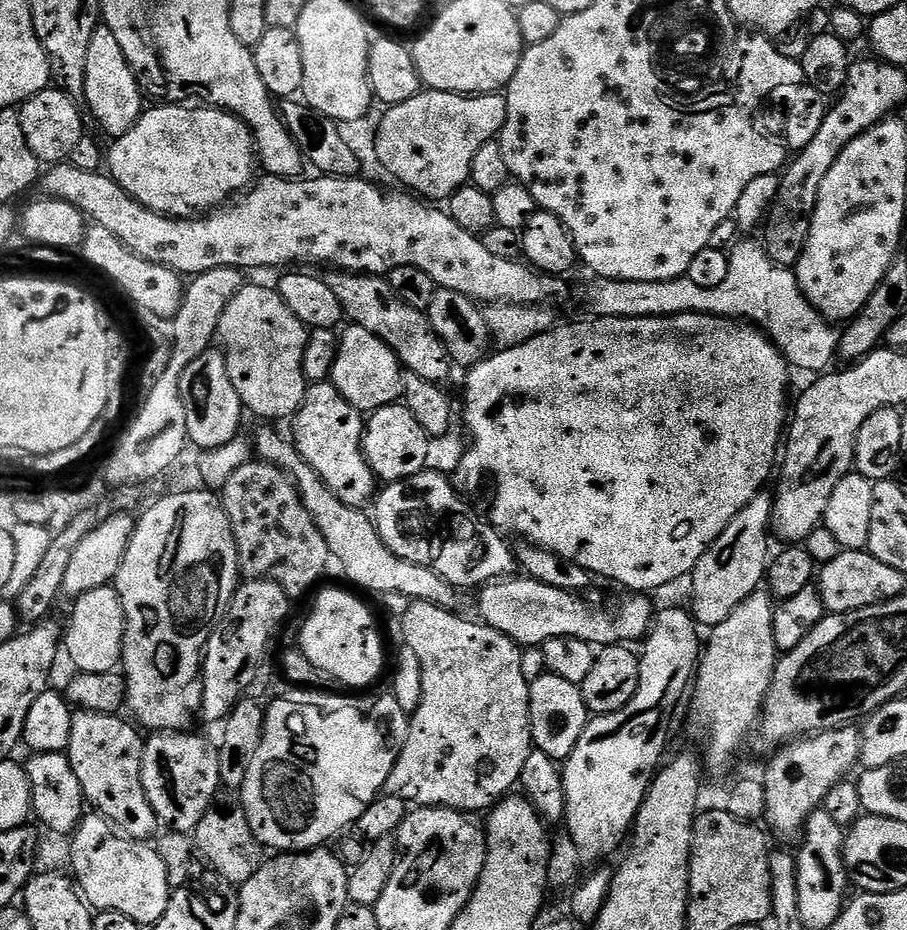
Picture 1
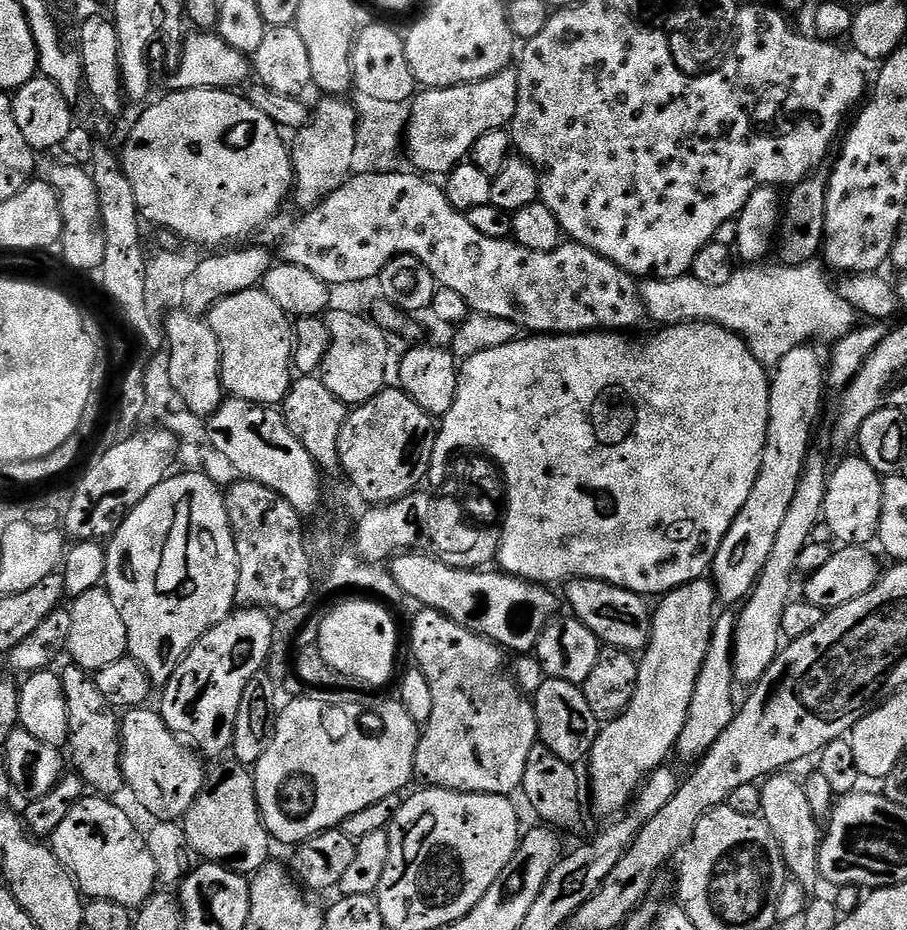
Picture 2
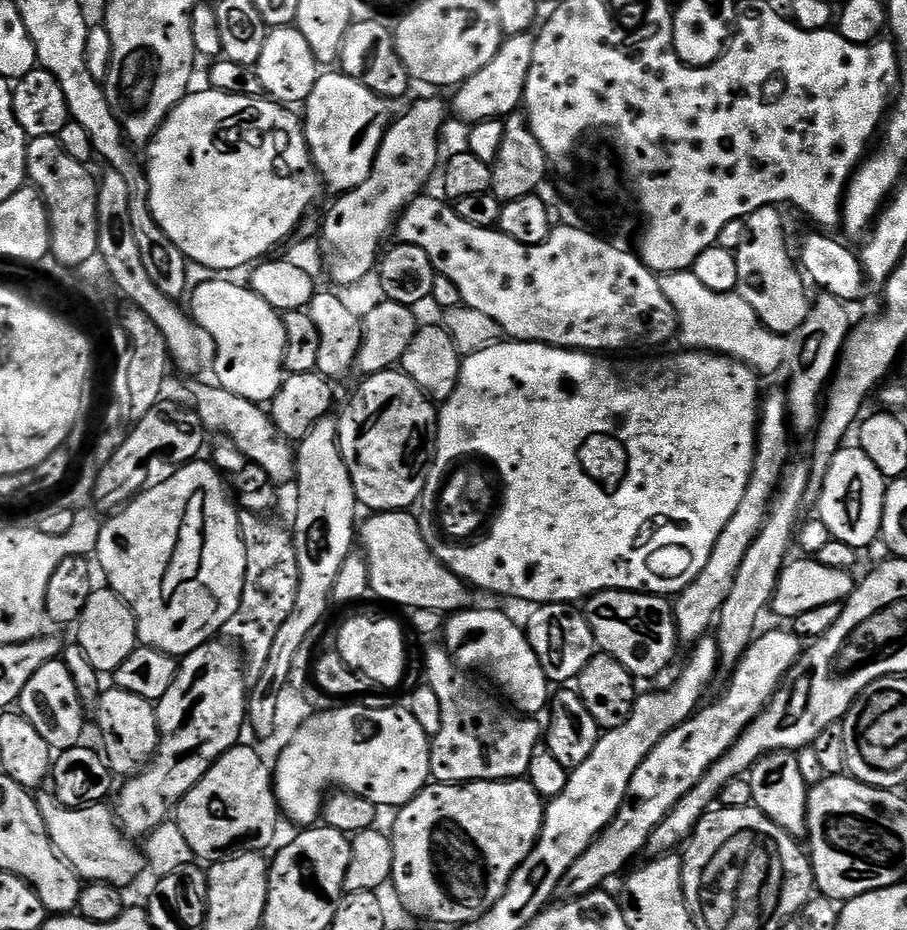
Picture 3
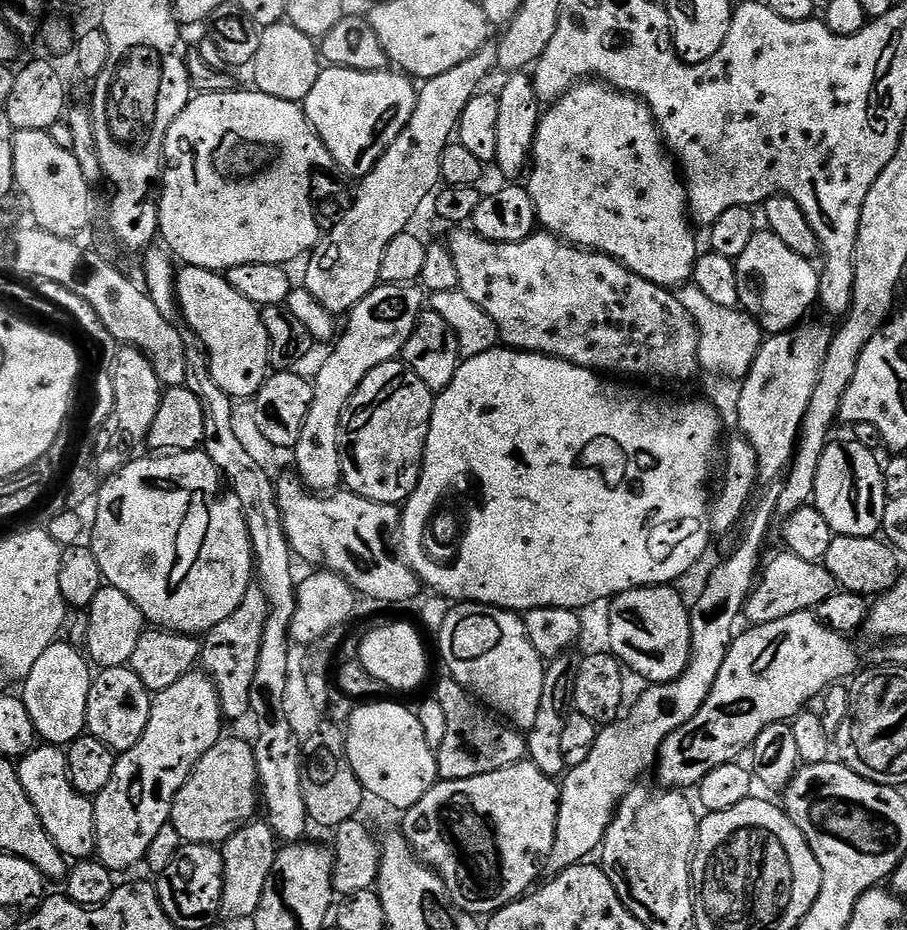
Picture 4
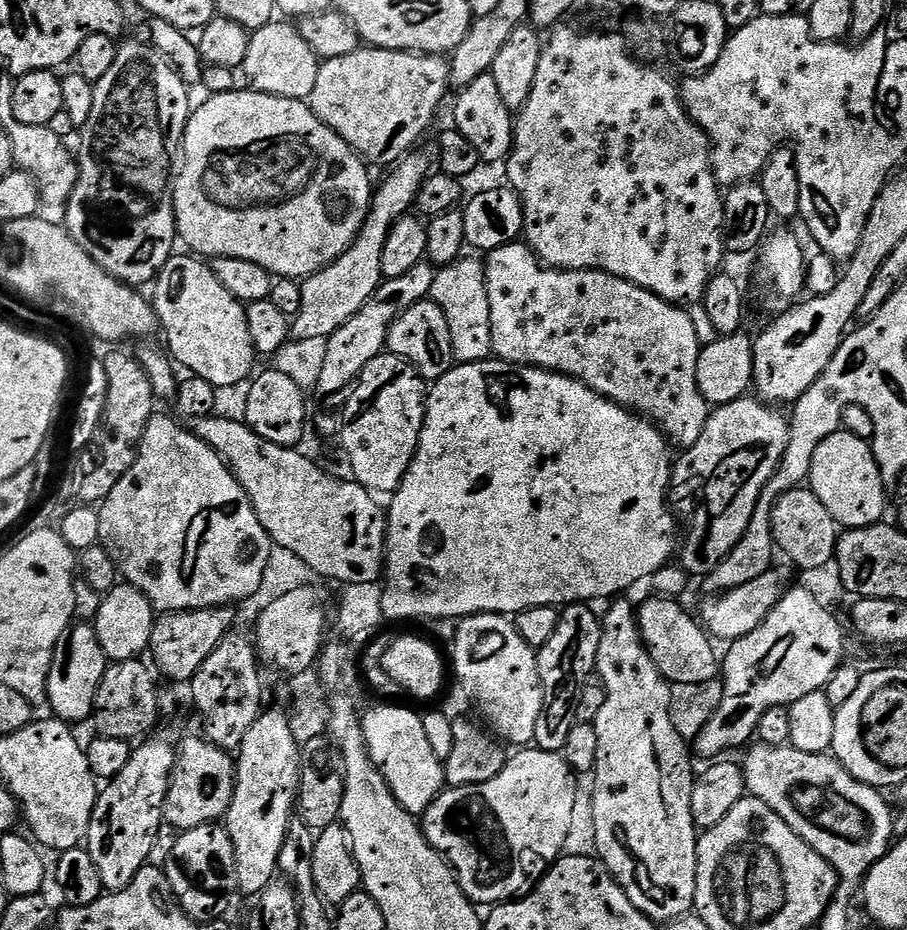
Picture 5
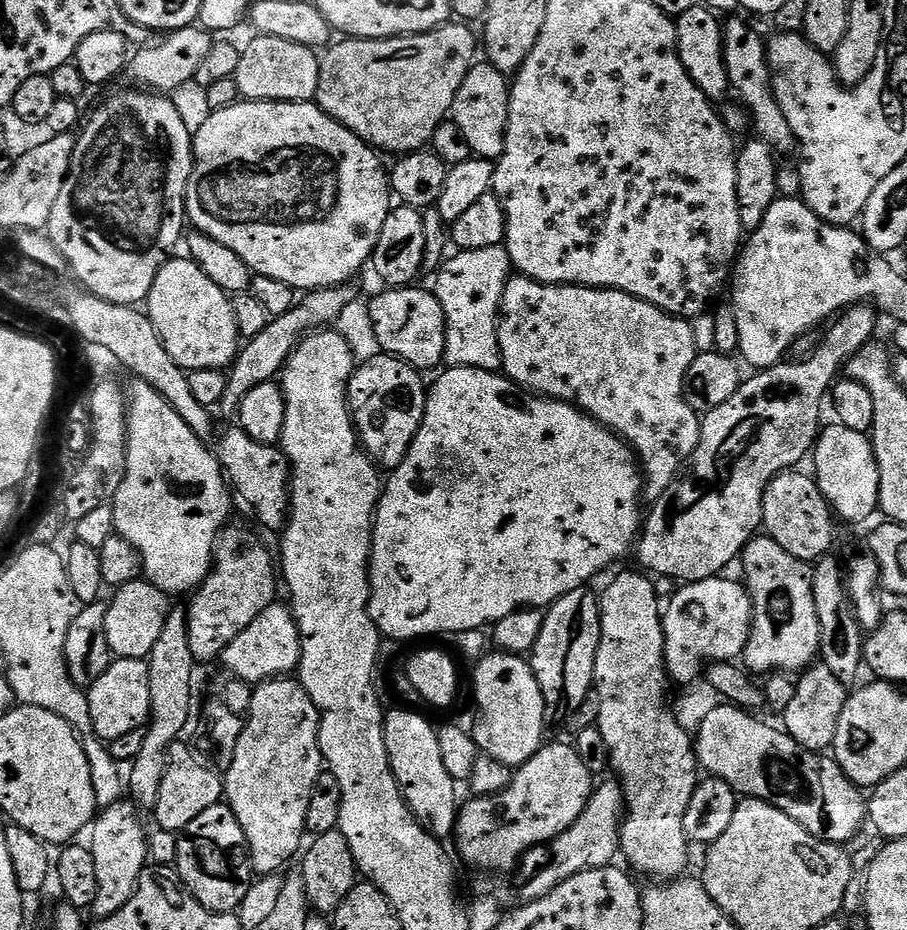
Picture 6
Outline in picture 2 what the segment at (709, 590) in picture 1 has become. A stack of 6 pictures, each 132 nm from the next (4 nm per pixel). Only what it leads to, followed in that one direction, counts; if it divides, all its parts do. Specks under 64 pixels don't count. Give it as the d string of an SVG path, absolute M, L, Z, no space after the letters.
M812 346L795 348L786 354L774 366L770 376L770 410L768 411L768 441L764 447L764 461L760 473L752 487L752 493L742 510L736 516L735 522L730 526L726 538L720 543L716 557L712 559L710 579L716 586L717 597L728 604L739 605L751 593L756 580L762 574L762 566L766 566L766 558L770 558L770 550L774 550L774 538L782 526L782 518L786 518L786 510L790 510L790 502L794 500L794 490L798 488L800 474L804 469L804 462L808 457L812 445L812 427L820 416L820 403L826 393L826 368L816 357Z

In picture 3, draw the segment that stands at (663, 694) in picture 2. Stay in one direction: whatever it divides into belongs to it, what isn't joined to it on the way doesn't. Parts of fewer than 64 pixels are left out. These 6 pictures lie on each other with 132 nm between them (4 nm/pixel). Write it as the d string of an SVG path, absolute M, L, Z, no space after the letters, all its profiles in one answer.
M783 391L763 393L758 404L758 427L756 429L756 457L750 474L750 482L746 486L746 494L742 494L742 502L738 502L738 510L726 522L726 530L718 534L718 542L710 554L706 566L702 566L702 574L694 578L678 593L674 600L676 614L676 634L685 645L691 646L713 627L722 602L726 602L726 594L730 594L730 586L734 586L734 578L738 578L738 566L742 566L742 558L746 558L746 550L758 538L768 517L768 506L772 501L774 485L778 480L778 469L781 467L780 447L784 444L784 431L789 431L788 397Z

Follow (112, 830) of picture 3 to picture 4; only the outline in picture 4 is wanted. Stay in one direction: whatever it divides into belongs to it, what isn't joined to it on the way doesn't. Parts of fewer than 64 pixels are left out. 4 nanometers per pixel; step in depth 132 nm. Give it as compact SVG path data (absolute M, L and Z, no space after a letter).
M56 746L33 748L31 752L19 757L18 771L22 790L26 790L34 810L38 810L38 818L42 818L46 834L50 834L60 853L76 862L89 859L96 850L96 805L72 785L67 771L62 770L61 749Z

